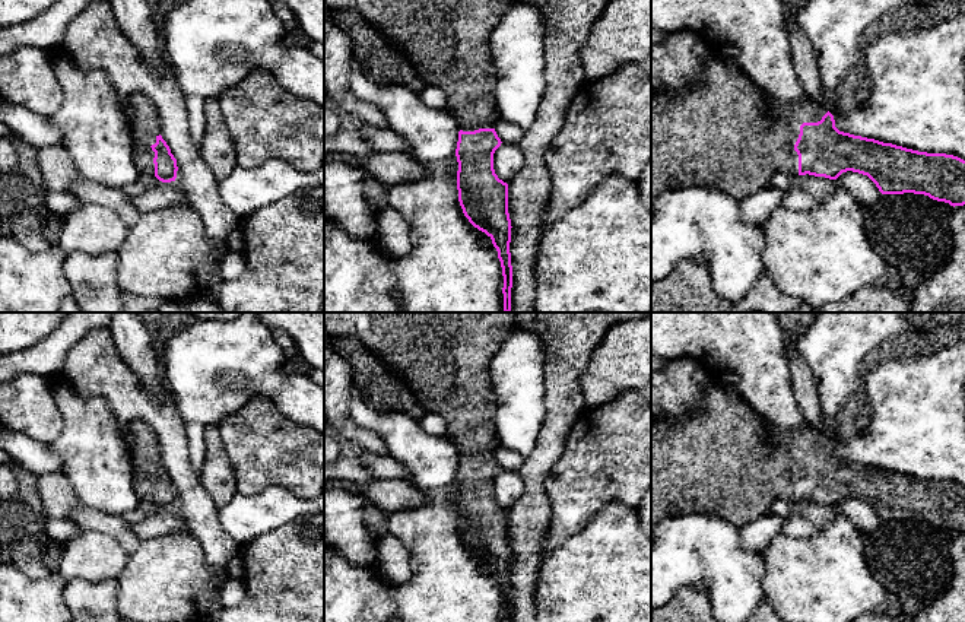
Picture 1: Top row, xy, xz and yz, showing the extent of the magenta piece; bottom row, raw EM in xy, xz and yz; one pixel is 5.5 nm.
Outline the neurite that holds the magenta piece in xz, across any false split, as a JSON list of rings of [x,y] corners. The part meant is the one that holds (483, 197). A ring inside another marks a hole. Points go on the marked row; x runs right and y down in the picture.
[[[324,0],[331,10],[350,10],[368,20],[391,45],[412,63],[418,76],[428,85],[441,89],[448,98],[448,111],[458,123],[455,156],[458,162],[458,201],[469,222],[485,232],[498,251],[504,276],[504,311],[511,312],[511,219],[508,213],[508,184],[493,169],[493,153],[501,146],[493,124],[501,117],[495,99],[498,77],[489,38],[515,0]]]

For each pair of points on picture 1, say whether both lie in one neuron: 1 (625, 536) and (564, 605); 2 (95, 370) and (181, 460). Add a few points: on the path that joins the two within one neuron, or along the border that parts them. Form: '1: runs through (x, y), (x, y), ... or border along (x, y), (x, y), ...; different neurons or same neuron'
1: runs through (612, 554), (581, 587); same neuron
2: runs through (120, 389), (136, 405), (145, 408), (171, 435); same neuron

